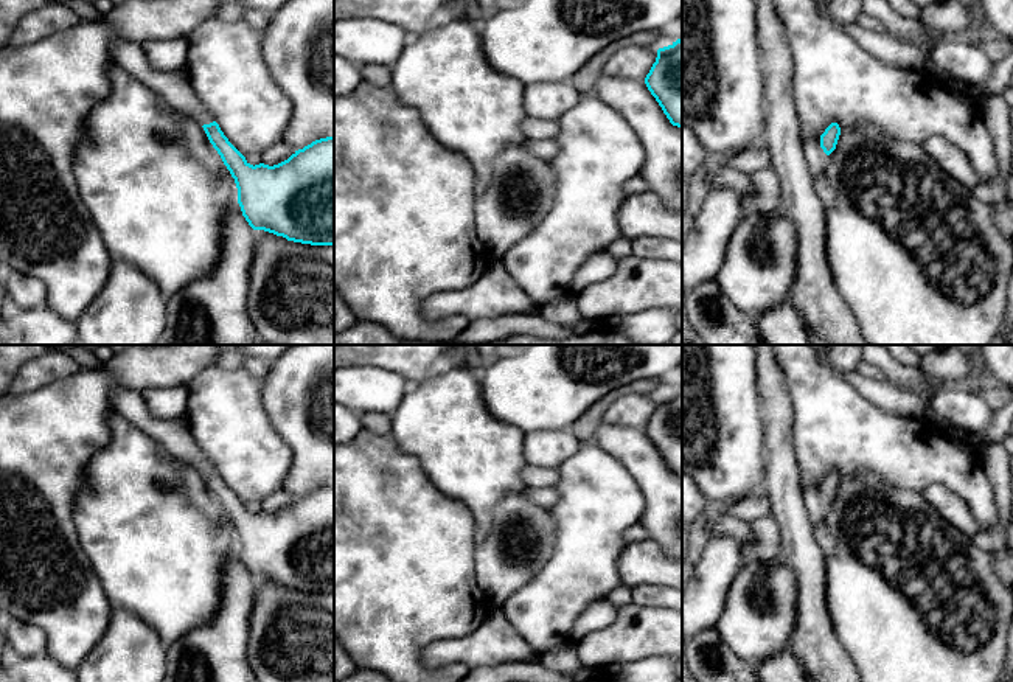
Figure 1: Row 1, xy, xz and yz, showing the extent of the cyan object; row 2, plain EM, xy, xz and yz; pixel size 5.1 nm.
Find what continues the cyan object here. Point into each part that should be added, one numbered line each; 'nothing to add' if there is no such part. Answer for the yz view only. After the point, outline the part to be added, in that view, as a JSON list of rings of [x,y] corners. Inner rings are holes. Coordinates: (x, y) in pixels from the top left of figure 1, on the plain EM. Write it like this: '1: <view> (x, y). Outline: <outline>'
nothing to add

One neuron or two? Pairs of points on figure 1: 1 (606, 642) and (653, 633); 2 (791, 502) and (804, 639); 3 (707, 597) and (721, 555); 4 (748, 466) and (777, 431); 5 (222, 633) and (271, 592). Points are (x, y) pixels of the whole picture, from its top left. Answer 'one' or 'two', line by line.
1: one
2: one
3: one
4: two
5: two

